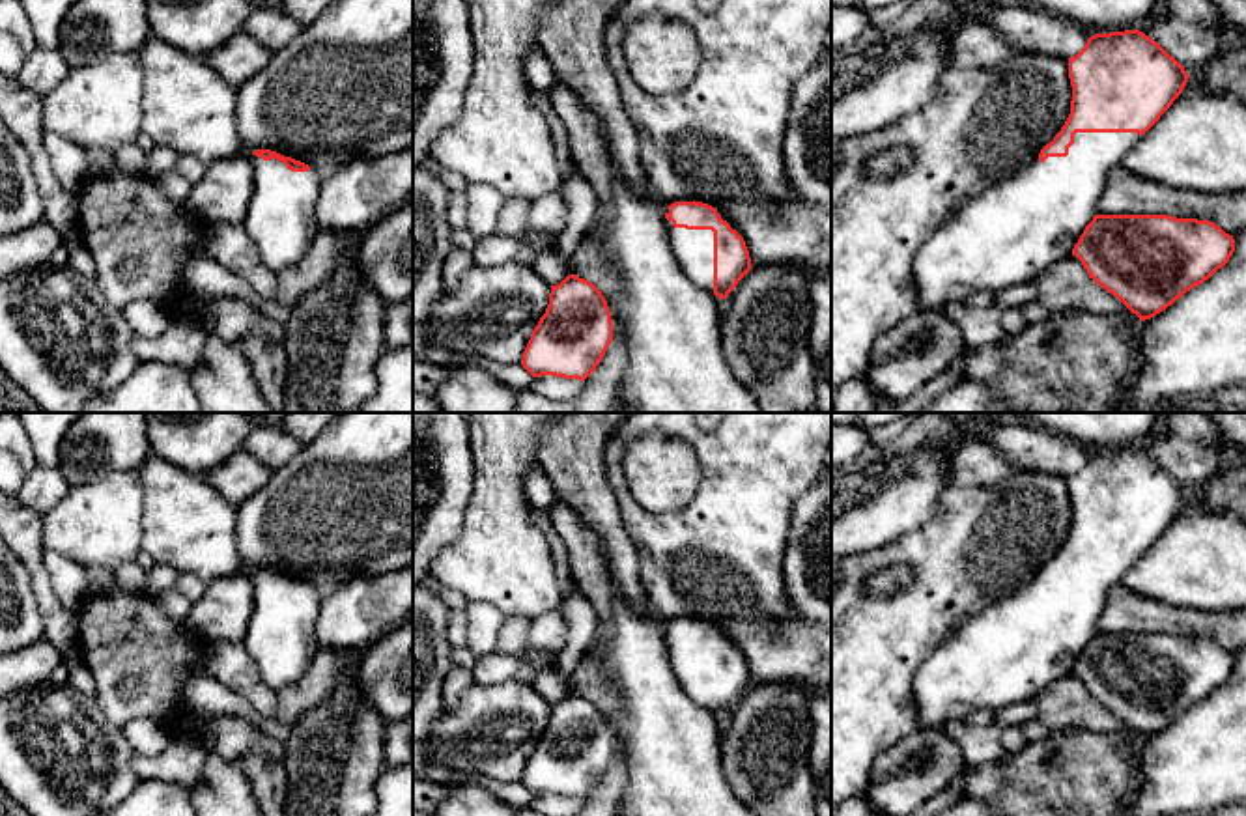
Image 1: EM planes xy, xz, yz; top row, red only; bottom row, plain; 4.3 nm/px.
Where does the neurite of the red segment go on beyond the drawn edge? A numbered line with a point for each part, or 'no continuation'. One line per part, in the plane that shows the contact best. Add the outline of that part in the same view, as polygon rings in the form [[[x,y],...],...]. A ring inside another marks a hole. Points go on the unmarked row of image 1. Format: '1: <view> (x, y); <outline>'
1: yz (1009, 652); [[[1076,551],[1074,562],[1069,566],[1067,575],[1048,575],[1044,581],[1035,575],[1018,594],[990,605],[988,609],[975,614],[971,620],[962,624],[945,642],[942,642],[917,668],[912,682],[912,698],[921,728],[943,728],[947,721],[966,719],[979,710],[999,710],[1003,706],[1026,700],[1041,693],[1046,685],[1072,672],[1074,663],[1083,652],[1085,644],[1095,635],[1095,624],[1102,612],[1108,592],[1121,584],[1123,573],[1136,562],[1138,551]]]

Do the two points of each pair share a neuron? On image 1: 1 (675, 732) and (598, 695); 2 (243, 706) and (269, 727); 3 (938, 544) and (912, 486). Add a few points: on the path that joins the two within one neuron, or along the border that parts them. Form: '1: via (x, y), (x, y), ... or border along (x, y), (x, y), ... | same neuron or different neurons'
1: border along (600, 665), (621, 703), (621, 708), (611, 717) | different neurons
2: via (249, 712), (264, 723) | same neuron
3: border along (949, 484), (936, 510), (921, 525), (890, 542) | different neurons

